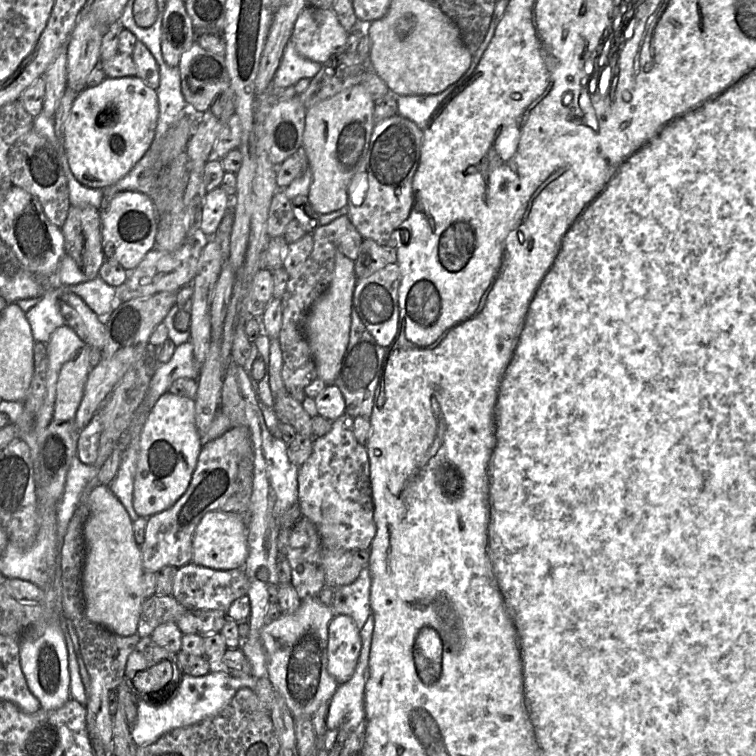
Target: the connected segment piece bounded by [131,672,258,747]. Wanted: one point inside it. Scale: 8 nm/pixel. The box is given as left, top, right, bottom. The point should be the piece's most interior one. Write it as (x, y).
(197, 698)

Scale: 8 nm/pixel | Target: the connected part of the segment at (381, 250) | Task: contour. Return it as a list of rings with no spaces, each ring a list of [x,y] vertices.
[[[363,239],[355,261],[356,277],[366,278],[393,262],[396,262],[395,250],[386,248],[372,239]]]

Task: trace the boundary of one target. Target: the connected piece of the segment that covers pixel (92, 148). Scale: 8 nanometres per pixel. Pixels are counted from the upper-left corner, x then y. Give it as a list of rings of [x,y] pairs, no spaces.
[[[105,78],[100,84],[77,94],[64,126],[63,148],[76,180],[89,188],[105,189],[124,176],[145,155],[156,133],[159,106],[156,90],[140,78]]]

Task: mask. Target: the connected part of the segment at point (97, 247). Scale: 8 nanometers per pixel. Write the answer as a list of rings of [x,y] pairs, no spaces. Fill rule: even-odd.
[[[71,206],[63,226],[65,251],[83,270],[88,280],[99,277],[105,257],[102,249],[100,210]]]

